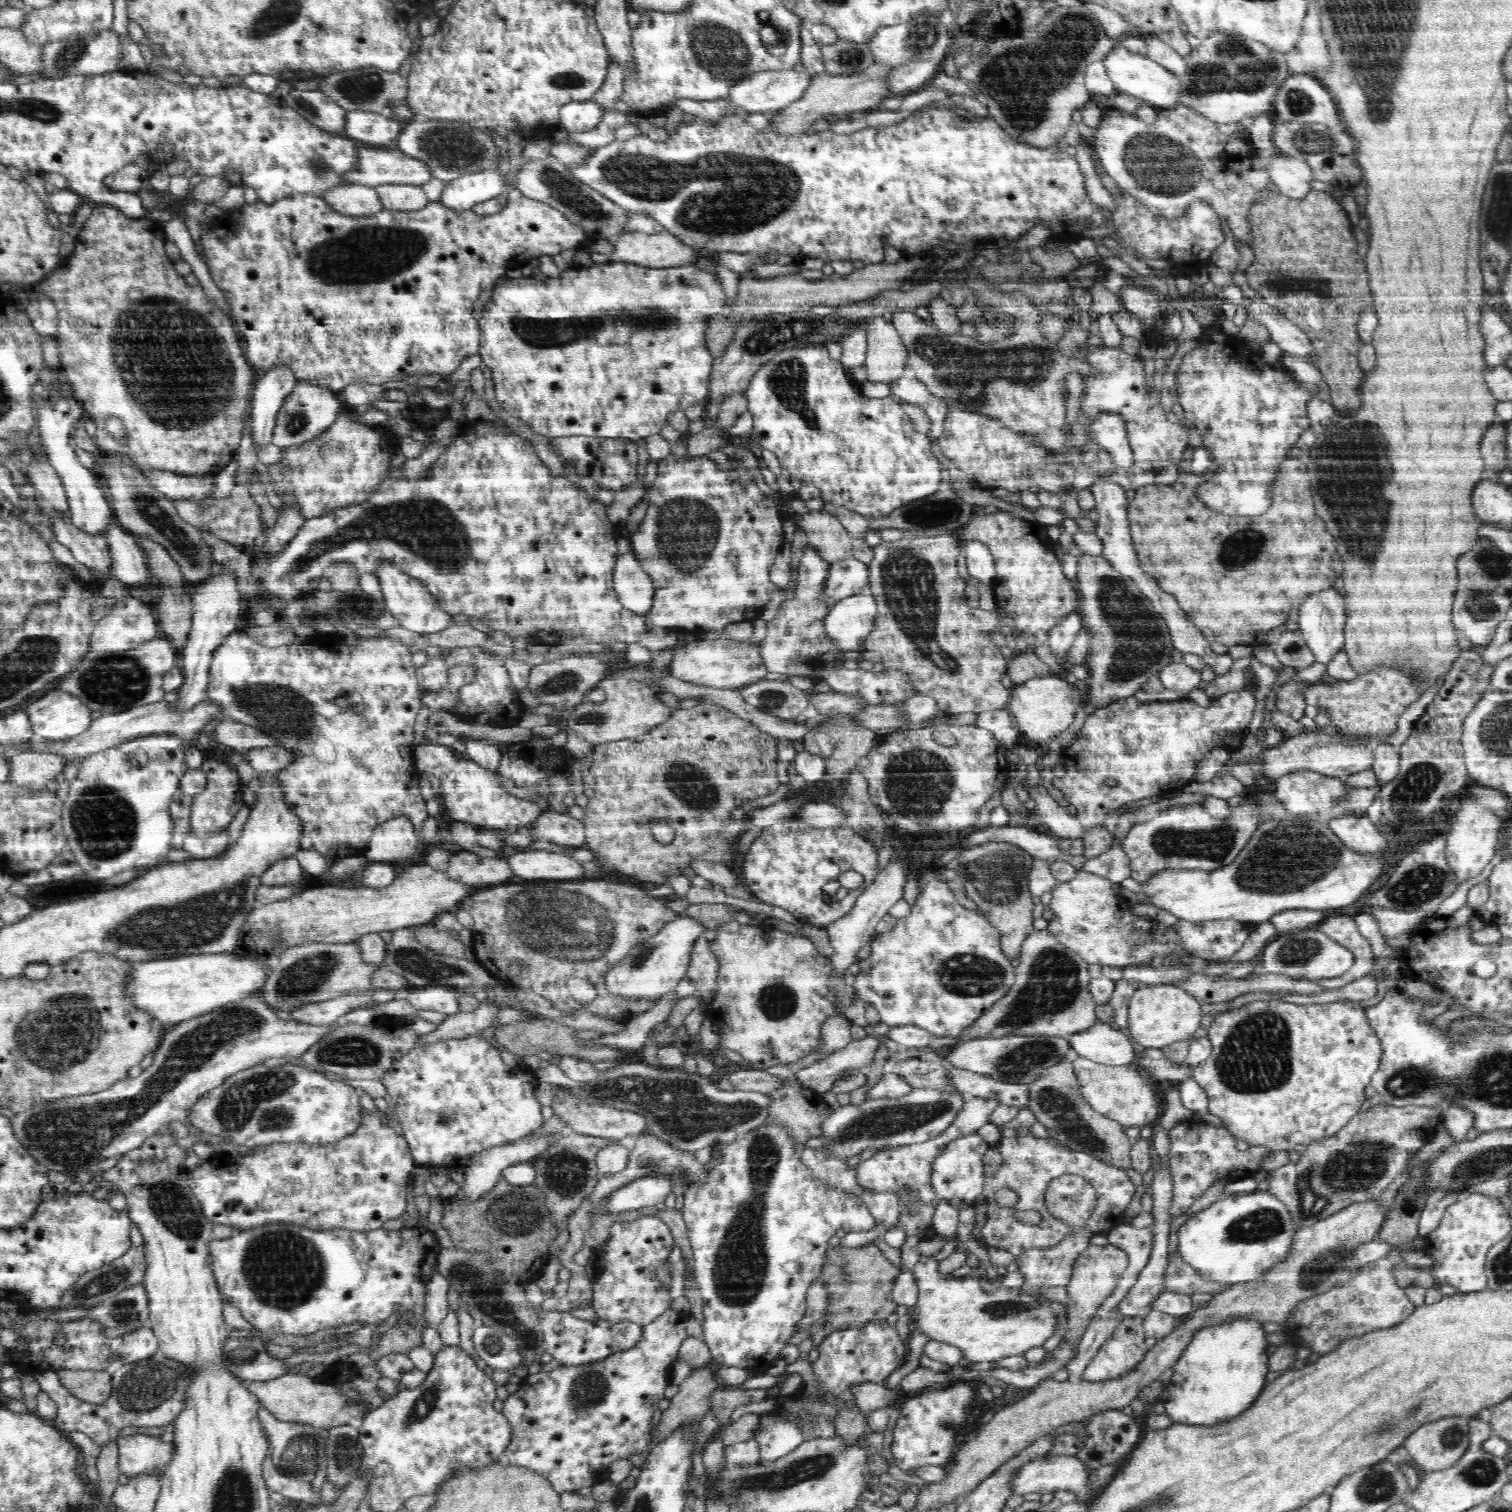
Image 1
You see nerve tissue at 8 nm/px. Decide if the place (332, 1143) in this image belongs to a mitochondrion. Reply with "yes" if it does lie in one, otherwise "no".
no

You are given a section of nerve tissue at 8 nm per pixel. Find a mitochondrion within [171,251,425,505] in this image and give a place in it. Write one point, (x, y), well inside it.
(296, 422)

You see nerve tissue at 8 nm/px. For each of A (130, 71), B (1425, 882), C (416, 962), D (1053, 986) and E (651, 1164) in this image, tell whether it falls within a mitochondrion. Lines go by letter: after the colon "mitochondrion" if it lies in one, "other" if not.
A: other
B: mitochondrion
C: mitochondrion
D: mitochondrion
E: mitochondrion

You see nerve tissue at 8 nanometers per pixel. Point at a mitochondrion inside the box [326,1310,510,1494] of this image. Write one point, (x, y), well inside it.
(419, 1408)

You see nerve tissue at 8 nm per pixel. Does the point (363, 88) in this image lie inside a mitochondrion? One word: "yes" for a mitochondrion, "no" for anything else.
yes

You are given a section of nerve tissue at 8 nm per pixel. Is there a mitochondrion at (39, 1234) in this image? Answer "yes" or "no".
no

